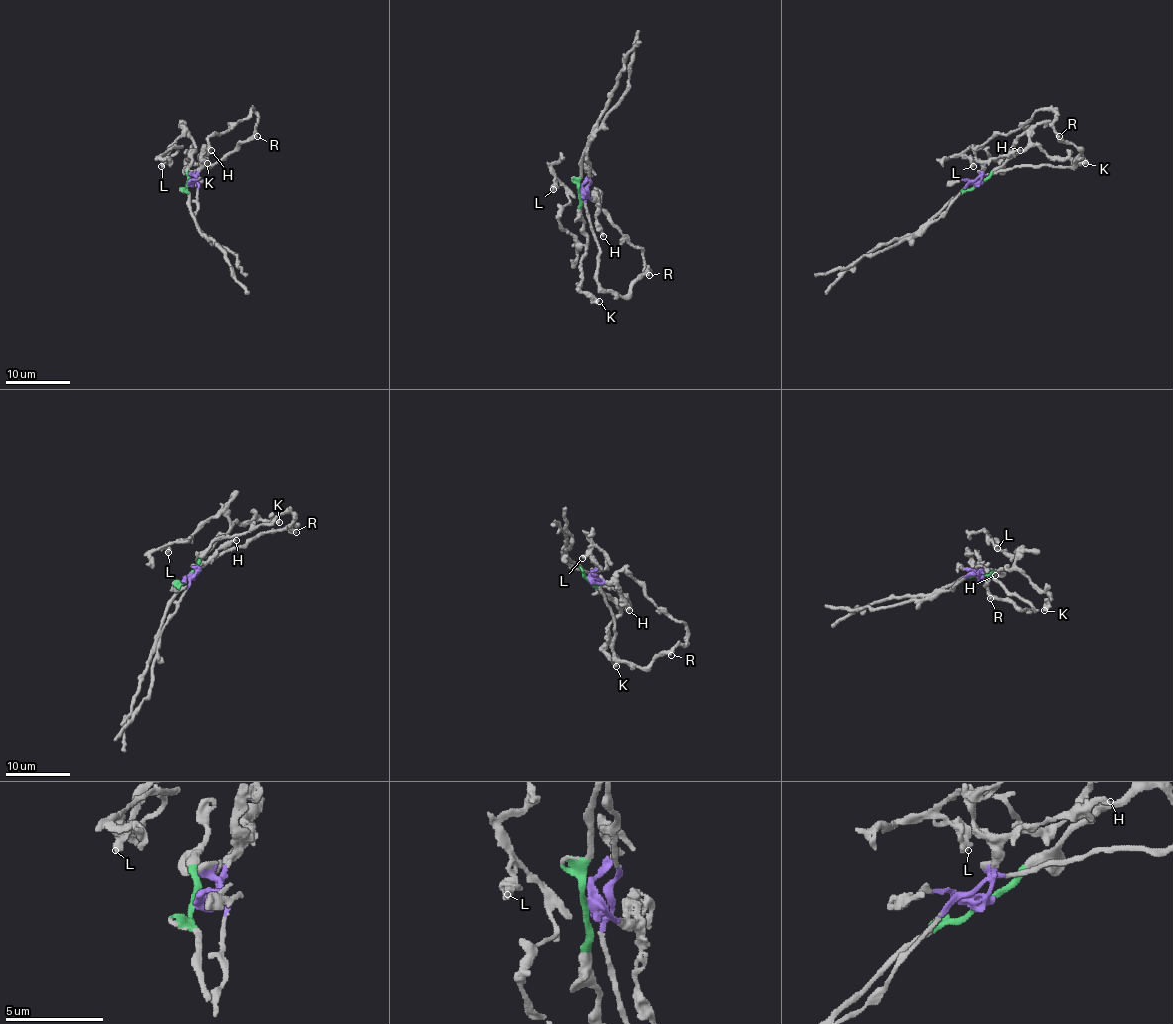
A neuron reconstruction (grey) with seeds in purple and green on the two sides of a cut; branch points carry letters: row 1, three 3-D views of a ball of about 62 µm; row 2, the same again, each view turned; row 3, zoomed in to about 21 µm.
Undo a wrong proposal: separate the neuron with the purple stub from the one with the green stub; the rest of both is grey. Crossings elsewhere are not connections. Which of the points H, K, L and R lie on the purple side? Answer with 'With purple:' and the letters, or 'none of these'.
With purple: H, R

